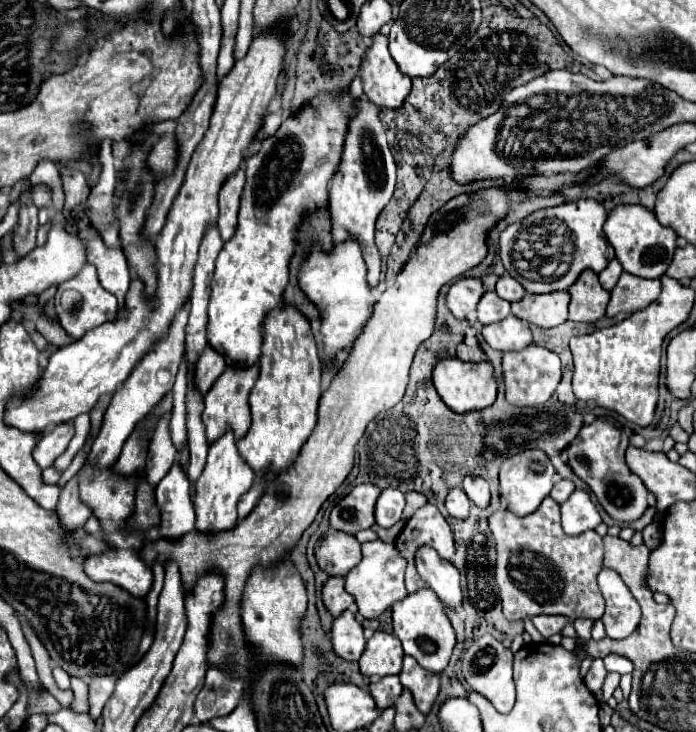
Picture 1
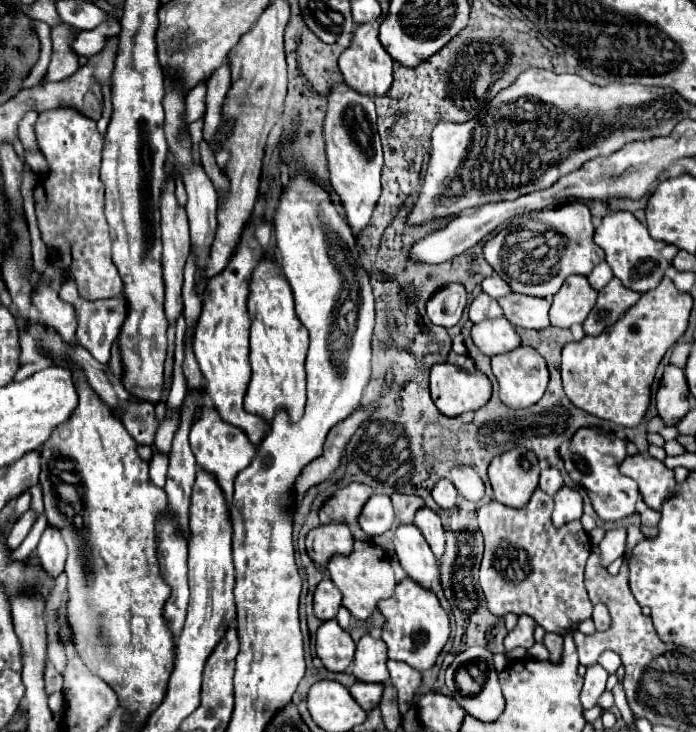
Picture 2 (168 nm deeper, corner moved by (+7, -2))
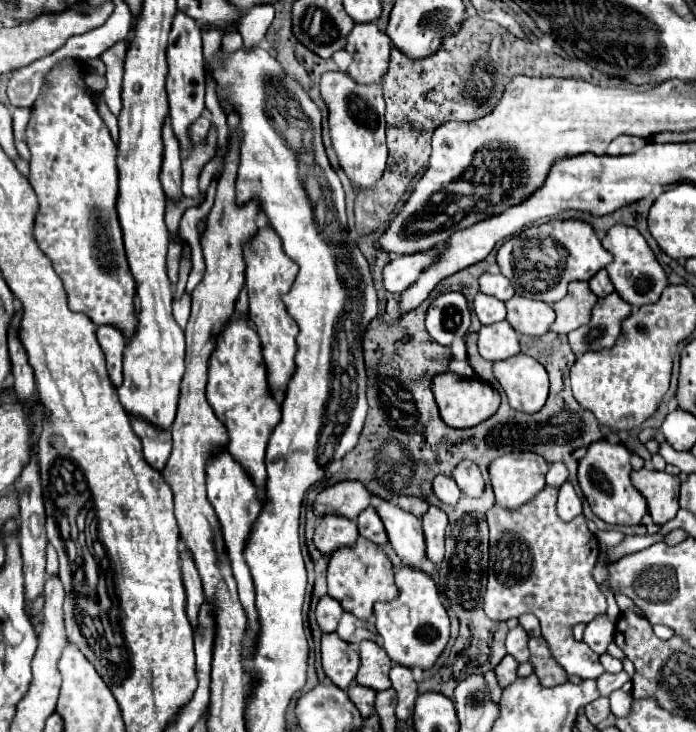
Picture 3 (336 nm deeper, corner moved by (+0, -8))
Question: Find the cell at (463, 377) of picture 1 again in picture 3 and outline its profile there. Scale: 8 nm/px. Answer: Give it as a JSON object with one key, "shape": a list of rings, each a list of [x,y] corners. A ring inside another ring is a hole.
{"shape":[[[443,372],[433,378],[433,394],[435,394],[443,422],[451,428],[471,428],[491,418],[501,404],[501,394],[491,384],[479,378],[463,378],[453,372]]]}

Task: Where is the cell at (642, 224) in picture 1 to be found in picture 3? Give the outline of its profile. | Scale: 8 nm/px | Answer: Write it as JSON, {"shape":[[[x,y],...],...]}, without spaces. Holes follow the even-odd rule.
{"shape":[[[615,224],[607,230],[601,242],[613,254],[613,262],[607,266],[607,272],[609,272],[609,278],[613,280],[615,290],[621,294],[621,298],[627,300],[635,308],[657,302],[661,292],[669,286],[669,280],[655,252],[647,244],[647,240],[639,234],[639,230],[627,224]]]}

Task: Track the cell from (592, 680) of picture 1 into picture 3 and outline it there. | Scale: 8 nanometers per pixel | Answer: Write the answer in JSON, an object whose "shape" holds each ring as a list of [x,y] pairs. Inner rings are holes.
{"shape":[[[603,672],[601,678],[597,678],[597,690],[601,696],[609,696],[613,690],[621,688],[625,682],[629,680],[627,672],[619,672],[619,674],[609,674],[609,672]]]}

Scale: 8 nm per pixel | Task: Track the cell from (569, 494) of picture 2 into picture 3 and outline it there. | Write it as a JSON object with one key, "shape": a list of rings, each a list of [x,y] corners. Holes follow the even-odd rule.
{"shape":[[[565,482],[561,488],[559,488],[559,500],[557,500],[557,514],[563,522],[569,522],[573,520],[575,516],[579,516],[583,512],[583,502],[581,498],[577,496],[577,492],[573,490],[573,486],[569,482]]]}

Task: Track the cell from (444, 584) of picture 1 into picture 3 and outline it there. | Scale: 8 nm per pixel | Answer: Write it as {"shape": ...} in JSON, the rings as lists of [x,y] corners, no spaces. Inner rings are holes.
{"shape":[[[386,500],[377,504],[375,509],[385,524],[389,542],[401,562],[421,570],[425,560],[425,536],[421,530],[421,520],[401,510],[399,506],[391,506]]]}

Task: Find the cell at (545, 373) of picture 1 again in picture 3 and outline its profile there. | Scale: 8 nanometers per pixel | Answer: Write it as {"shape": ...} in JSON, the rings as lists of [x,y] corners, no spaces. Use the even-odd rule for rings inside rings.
{"shape":[[[517,354],[493,364],[493,374],[505,390],[509,404],[519,412],[539,412],[549,394],[549,376],[533,356]]]}

